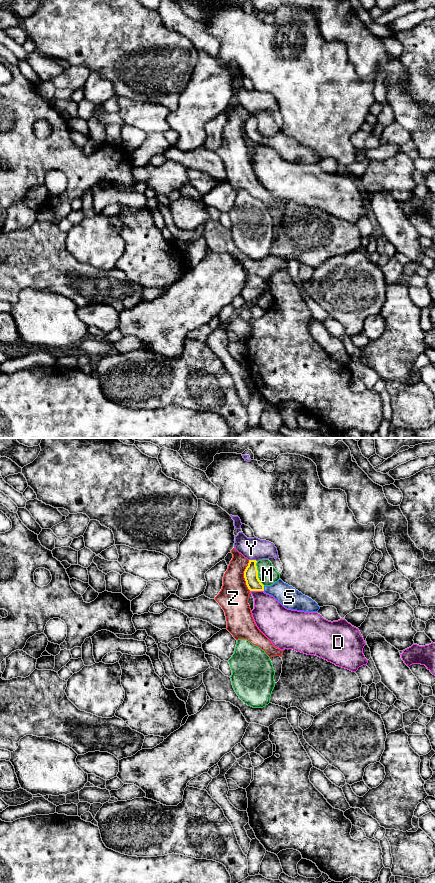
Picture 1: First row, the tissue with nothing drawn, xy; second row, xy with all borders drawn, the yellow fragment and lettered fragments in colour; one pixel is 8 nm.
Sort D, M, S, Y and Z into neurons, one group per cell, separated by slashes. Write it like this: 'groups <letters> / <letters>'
groups D / M / S / Y / Z

